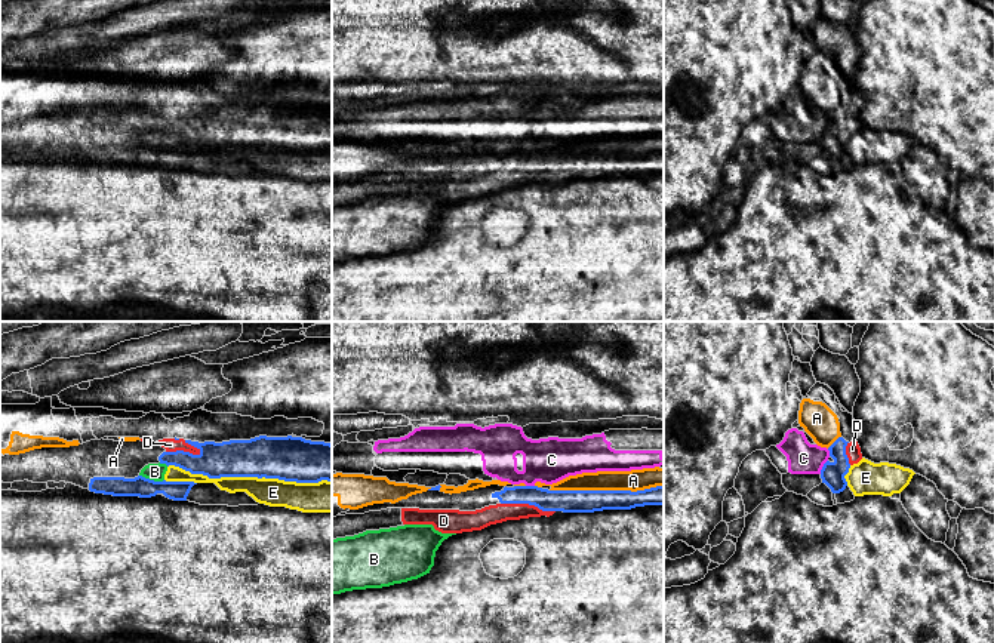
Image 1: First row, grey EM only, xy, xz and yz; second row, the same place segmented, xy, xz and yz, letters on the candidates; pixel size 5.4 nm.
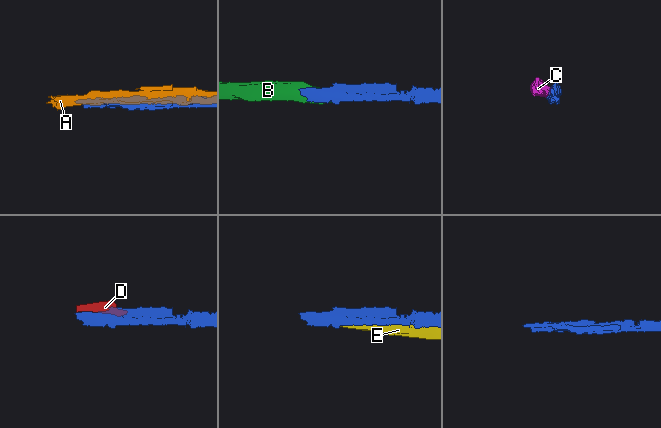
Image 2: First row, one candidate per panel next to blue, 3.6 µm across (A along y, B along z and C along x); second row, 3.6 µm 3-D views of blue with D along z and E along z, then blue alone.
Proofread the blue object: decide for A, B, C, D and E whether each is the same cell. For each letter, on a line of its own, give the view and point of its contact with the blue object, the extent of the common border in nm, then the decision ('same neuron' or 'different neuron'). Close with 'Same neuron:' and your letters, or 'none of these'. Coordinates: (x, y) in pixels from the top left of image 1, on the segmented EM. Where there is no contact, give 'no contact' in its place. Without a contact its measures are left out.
A: xz (606, 491) | 600 nm | different neuron
B: xy (151, 480) | 140 nm | different neuron
C: yz (822, 467) | 90 nm | different neuron
D: xy (184, 452) | 190 nm | same neuron
E: xy (249, 476) | 900 nm | different neuron
Same neuron: D

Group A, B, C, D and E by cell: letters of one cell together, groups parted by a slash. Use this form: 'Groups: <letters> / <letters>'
Groups: A / B E / C / D

